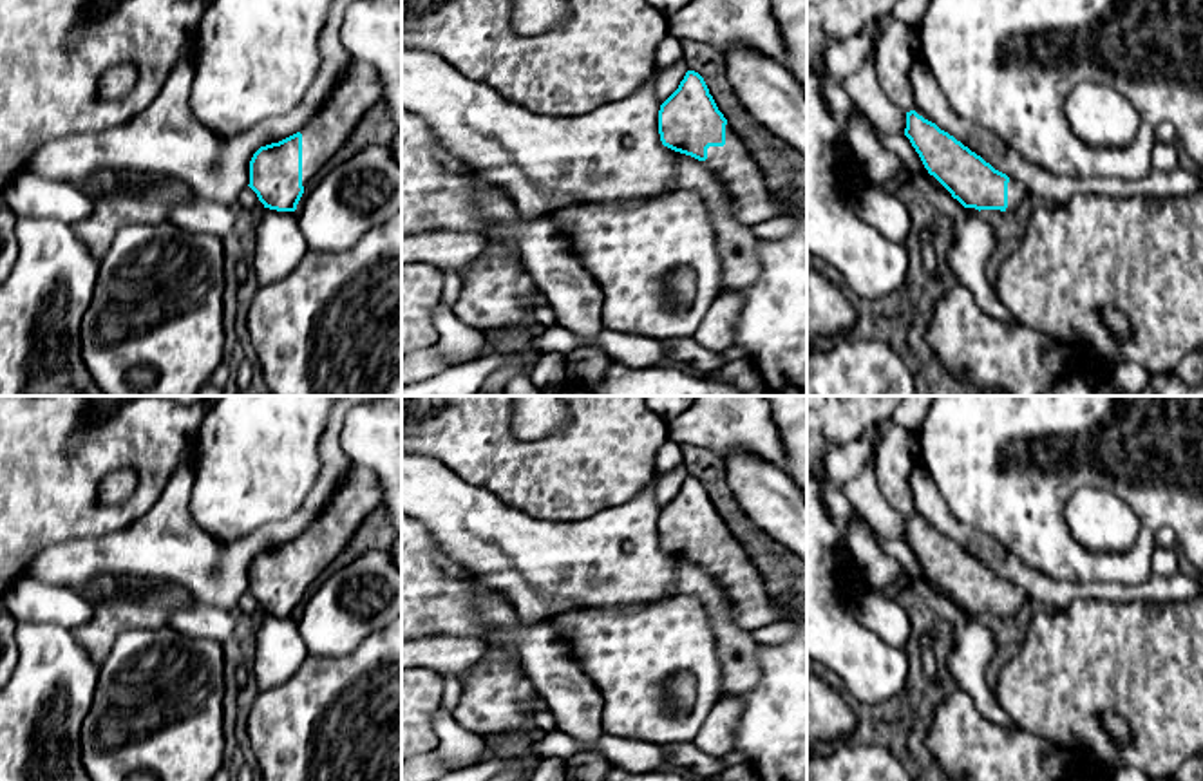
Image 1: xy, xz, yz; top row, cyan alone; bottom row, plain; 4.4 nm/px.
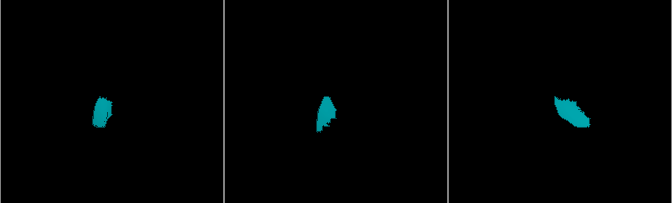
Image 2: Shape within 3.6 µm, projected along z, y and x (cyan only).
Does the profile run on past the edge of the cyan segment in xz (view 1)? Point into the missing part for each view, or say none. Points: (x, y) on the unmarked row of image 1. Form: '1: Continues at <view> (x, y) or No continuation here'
1: Continues at xz (753, 608)

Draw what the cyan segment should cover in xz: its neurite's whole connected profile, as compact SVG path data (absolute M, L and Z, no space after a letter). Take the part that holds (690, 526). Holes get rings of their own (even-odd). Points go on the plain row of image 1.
M687 475L678 494L660 510L658 539L664 551L704 566L725 589L733 620L753 633L789 616L765 589L762 573L718 515L704 483Z

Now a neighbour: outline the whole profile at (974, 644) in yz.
M865 521L848 522L843 535L863 579L874 589L895 584L905 577L908 580L906 591L921 595L928 607L952 624L953 645L946 665L948 674L971 696L984 718L1015 730L1018 725L999 705L995 691L986 682L988 662L997 651L991 631L982 622L970 620L957 604L935 595L926 584L910 577L899 560L879 548Z

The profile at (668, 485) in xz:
M678 465L669 474L660 475L657 483L657 503L660 510L678 494L680 486L687 477L686 465Z

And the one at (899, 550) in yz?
M872 530L879 548L894 557L895 560L901 562L901 566L906 569L906 573L917 580L921 580L923 584L926 584L935 595L952 600L933 580L928 579L928 575L924 573L919 559L915 557L915 553L912 551L910 544L906 541L899 541L899 539L885 539L879 537L874 530Z

